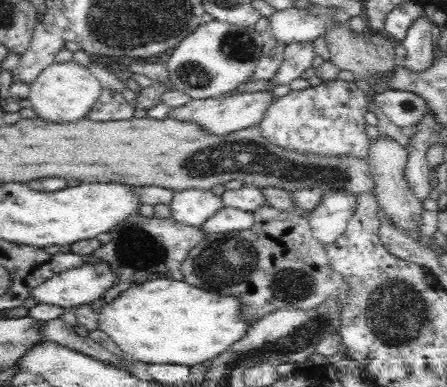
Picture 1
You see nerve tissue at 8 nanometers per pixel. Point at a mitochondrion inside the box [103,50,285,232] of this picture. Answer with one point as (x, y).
(193, 74)

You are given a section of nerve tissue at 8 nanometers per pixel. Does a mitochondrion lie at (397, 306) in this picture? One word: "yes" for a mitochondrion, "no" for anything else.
yes

